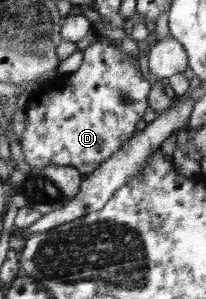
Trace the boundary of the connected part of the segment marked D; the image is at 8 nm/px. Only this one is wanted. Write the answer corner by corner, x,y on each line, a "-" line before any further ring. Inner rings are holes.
102,36
82,53
83,60
78,70
58,76
52,85
47,85
47,89
37,90
29,96
23,110
26,126
20,145
24,161
31,167
72,166
83,176
93,173
98,165
113,157
134,137
136,123
145,117
142,113
149,109
149,94
152,90
150,81
142,76
140,66
132,61
129,54
112,45
108,37

